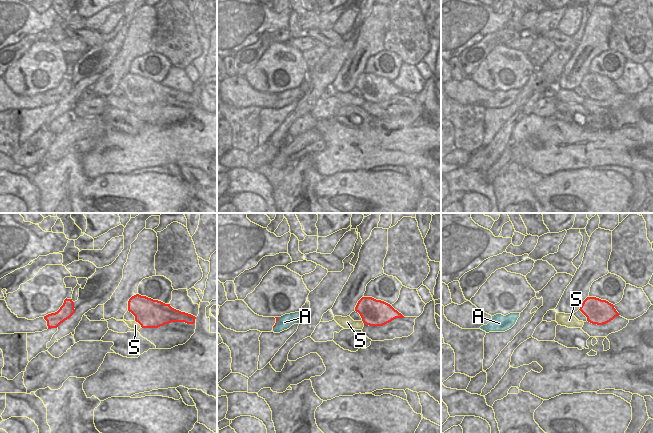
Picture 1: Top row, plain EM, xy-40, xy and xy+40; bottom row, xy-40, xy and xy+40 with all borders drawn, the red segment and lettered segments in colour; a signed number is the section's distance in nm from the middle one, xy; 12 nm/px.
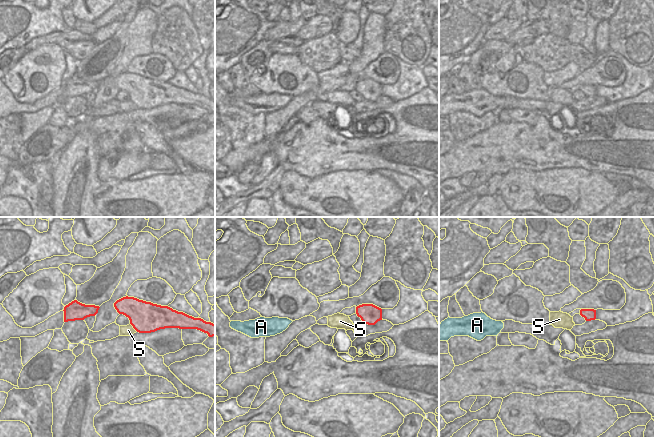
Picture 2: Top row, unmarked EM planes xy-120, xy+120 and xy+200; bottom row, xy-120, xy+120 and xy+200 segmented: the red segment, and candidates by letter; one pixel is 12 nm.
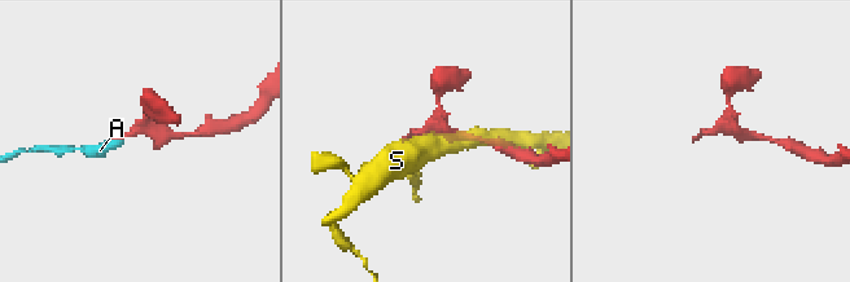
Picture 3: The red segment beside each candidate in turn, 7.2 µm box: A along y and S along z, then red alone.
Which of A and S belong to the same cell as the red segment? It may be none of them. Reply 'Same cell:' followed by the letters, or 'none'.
Same cell: A

